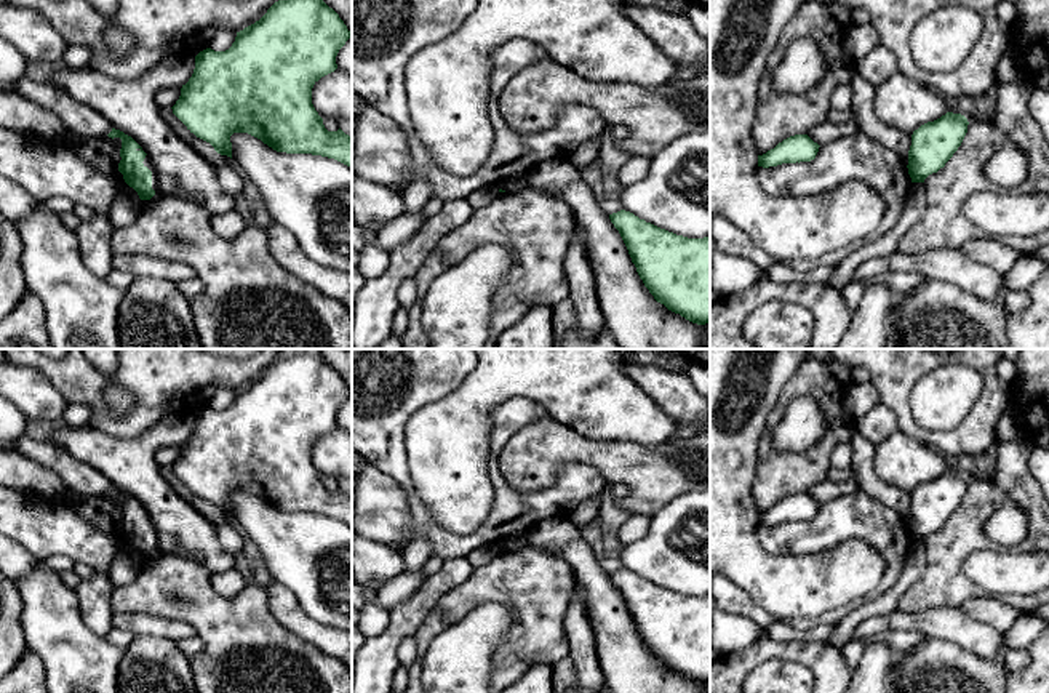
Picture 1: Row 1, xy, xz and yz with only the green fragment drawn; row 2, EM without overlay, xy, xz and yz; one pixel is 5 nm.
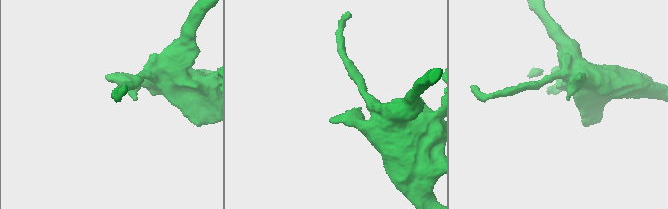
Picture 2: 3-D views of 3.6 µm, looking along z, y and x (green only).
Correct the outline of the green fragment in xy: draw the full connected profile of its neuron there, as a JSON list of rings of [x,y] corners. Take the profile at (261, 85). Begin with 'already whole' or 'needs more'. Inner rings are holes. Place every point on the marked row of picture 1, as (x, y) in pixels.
already whole; [[[278,0],[259,21],[237,32],[229,50],[206,48],[195,56],[193,74],[182,85],[173,114],[230,158],[230,136],[248,133],[277,152],[321,155],[352,166],[352,138],[341,128],[328,131],[312,104],[313,85],[337,69],[336,56],[350,37],[323,0]]]

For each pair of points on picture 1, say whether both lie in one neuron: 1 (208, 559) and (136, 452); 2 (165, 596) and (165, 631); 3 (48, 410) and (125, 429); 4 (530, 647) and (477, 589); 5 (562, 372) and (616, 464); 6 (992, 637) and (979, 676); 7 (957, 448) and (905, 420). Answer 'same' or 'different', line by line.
1: same
2: different
3: different
4: same
5: different
6: different
7: same

